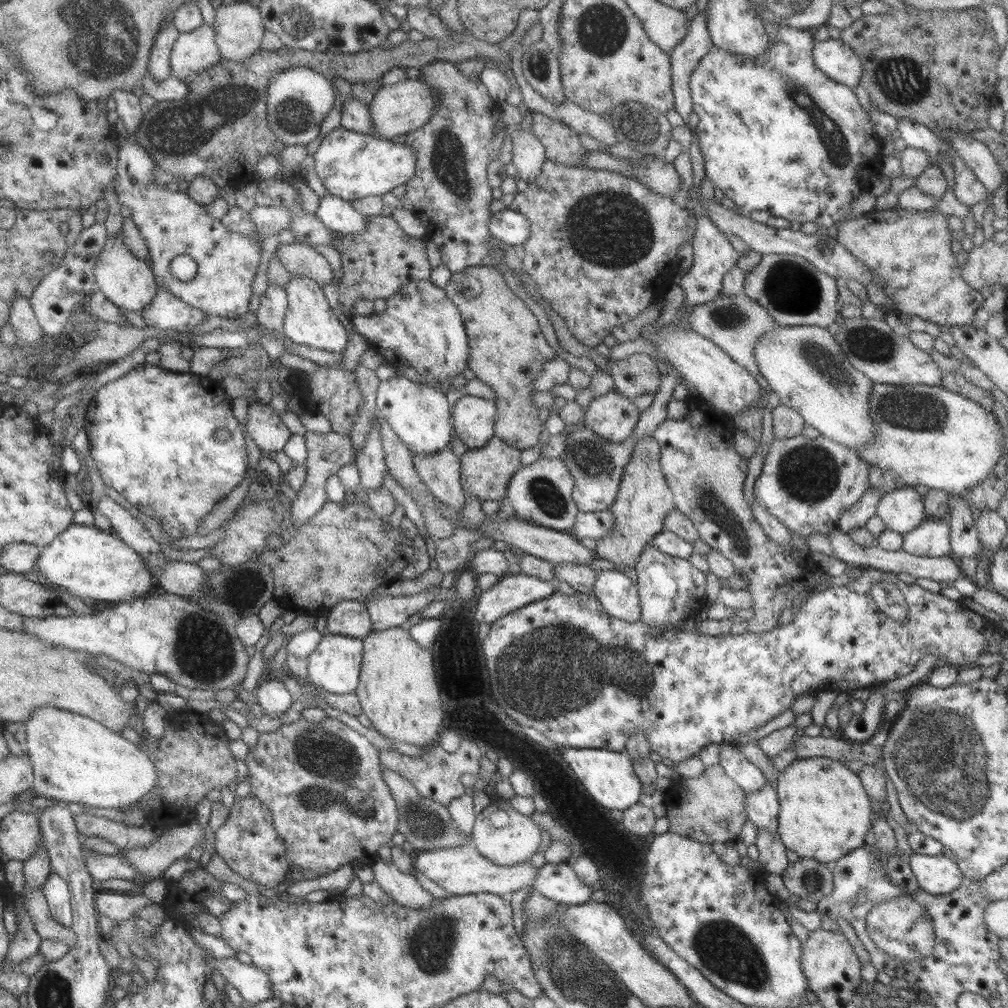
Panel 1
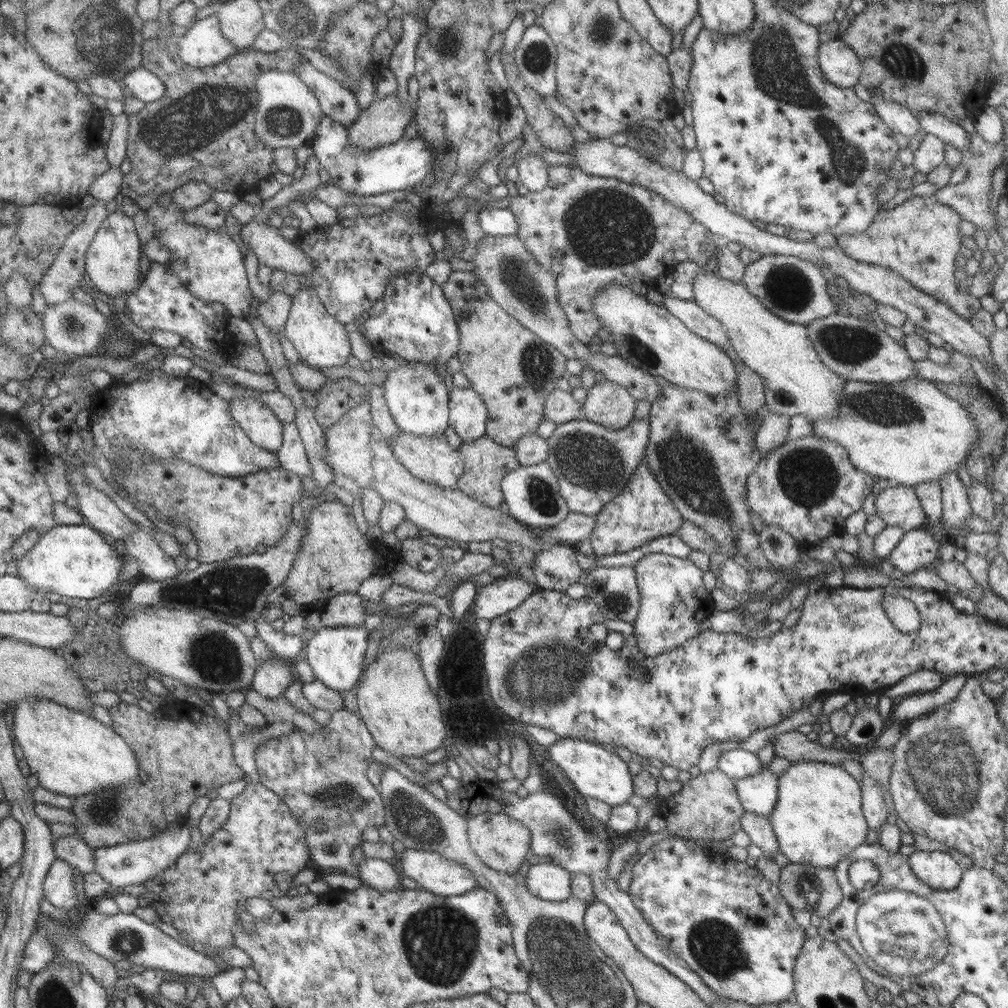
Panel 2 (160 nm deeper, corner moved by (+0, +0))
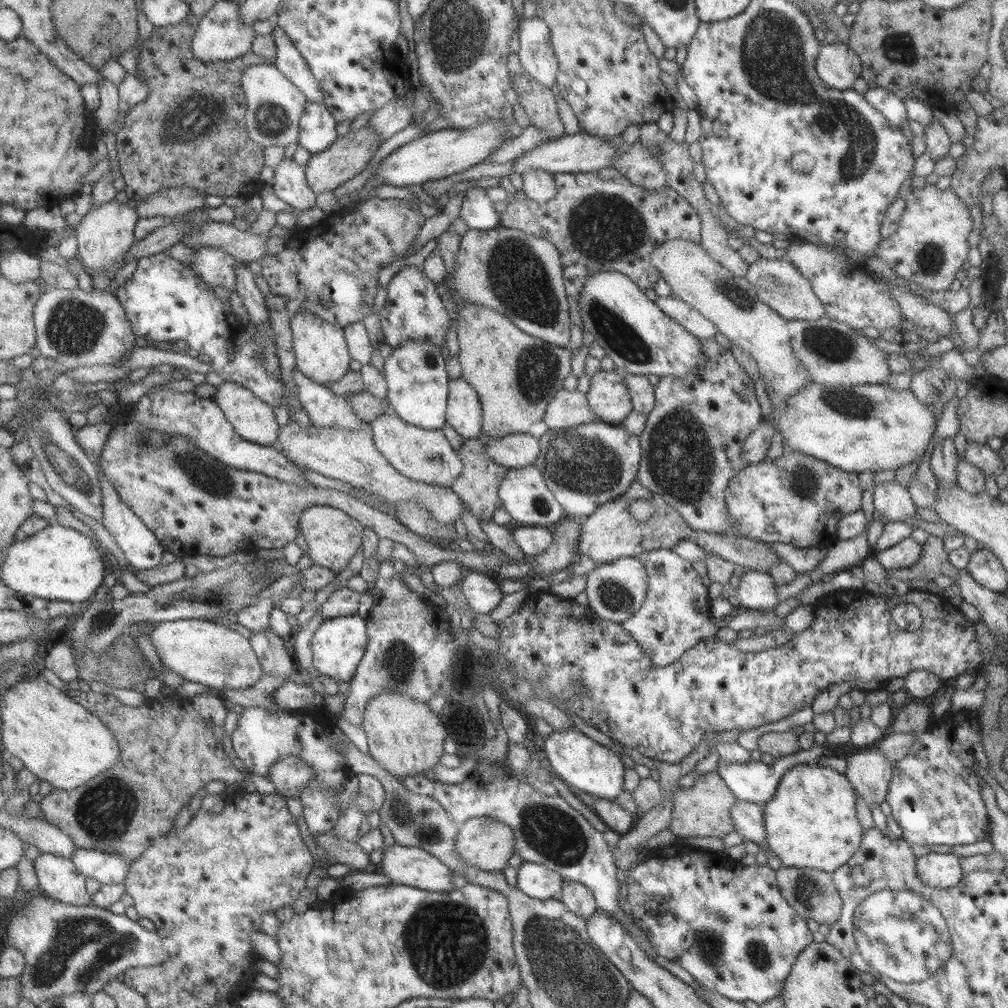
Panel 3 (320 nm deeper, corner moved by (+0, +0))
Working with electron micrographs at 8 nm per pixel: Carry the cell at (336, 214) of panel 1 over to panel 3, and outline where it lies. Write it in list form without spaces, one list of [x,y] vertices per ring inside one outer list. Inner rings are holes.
[[[283,157],[274,166],[273,172],[270,186],[279,200],[292,206],[298,213],[315,206],[316,194],[307,186],[304,166],[292,158]]]

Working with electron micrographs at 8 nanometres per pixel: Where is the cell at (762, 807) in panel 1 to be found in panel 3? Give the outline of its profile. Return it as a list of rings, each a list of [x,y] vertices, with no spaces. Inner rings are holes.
[[[814,744],[809,750],[797,751],[774,760],[772,765],[763,764],[761,761],[748,761],[742,763],[728,763],[719,761],[716,766],[716,773],[721,777],[721,780],[727,785],[727,788],[736,796],[736,800],[754,802],[763,805],[767,802],[775,792],[779,779],[783,773],[796,764],[814,764],[818,757],[822,755],[823,749],[821,746]]]

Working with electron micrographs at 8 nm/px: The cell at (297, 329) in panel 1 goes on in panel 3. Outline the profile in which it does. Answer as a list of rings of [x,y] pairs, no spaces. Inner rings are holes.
[[[300,310],[290,317],[290,331],[295,366],[301,374],[313,382],[323,385],[335,382],[347,371],[352,358],[349,356],[342,327],[325,322],[306,310]]]

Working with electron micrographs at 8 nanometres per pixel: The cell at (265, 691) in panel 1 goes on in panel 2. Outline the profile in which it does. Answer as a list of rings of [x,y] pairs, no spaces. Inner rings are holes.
[[[271,657],[255,667],[250,688],[259,691],[263,696],[276,698],[292,684],[293,676],[291,662],[281,657]]]

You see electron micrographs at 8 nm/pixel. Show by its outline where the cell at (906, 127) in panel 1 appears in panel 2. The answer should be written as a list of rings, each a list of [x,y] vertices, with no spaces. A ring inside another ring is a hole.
[[[870,98],[870,104],[885,126],[894,134],[903,134],[911,138],[917,133],[922,133],[916,116],[907,108],[903,108],[891,100],[885,98]]]

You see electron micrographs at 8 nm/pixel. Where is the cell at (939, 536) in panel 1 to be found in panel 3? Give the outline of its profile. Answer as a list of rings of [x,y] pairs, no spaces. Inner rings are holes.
[[[910,536],[891,548],[872,552],[883,569],[909,568],[913,566],[922,551],[922,545]]]

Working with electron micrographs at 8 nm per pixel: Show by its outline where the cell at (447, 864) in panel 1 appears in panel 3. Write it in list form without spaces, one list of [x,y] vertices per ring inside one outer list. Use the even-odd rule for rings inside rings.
[[[397,843],[382,849],[379,868],[393,884],[412,886],[429,892],[444,892],[455,889],[454,879],[438,858],[416,846]]]

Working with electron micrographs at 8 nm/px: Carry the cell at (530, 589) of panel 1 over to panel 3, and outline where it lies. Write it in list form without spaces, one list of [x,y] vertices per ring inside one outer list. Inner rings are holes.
[[[473,569],[466,570],[463,580],[456,588],[460,589],[467,606],[479,614],[489,614],[503,596],[497,584],[489,576]]]

